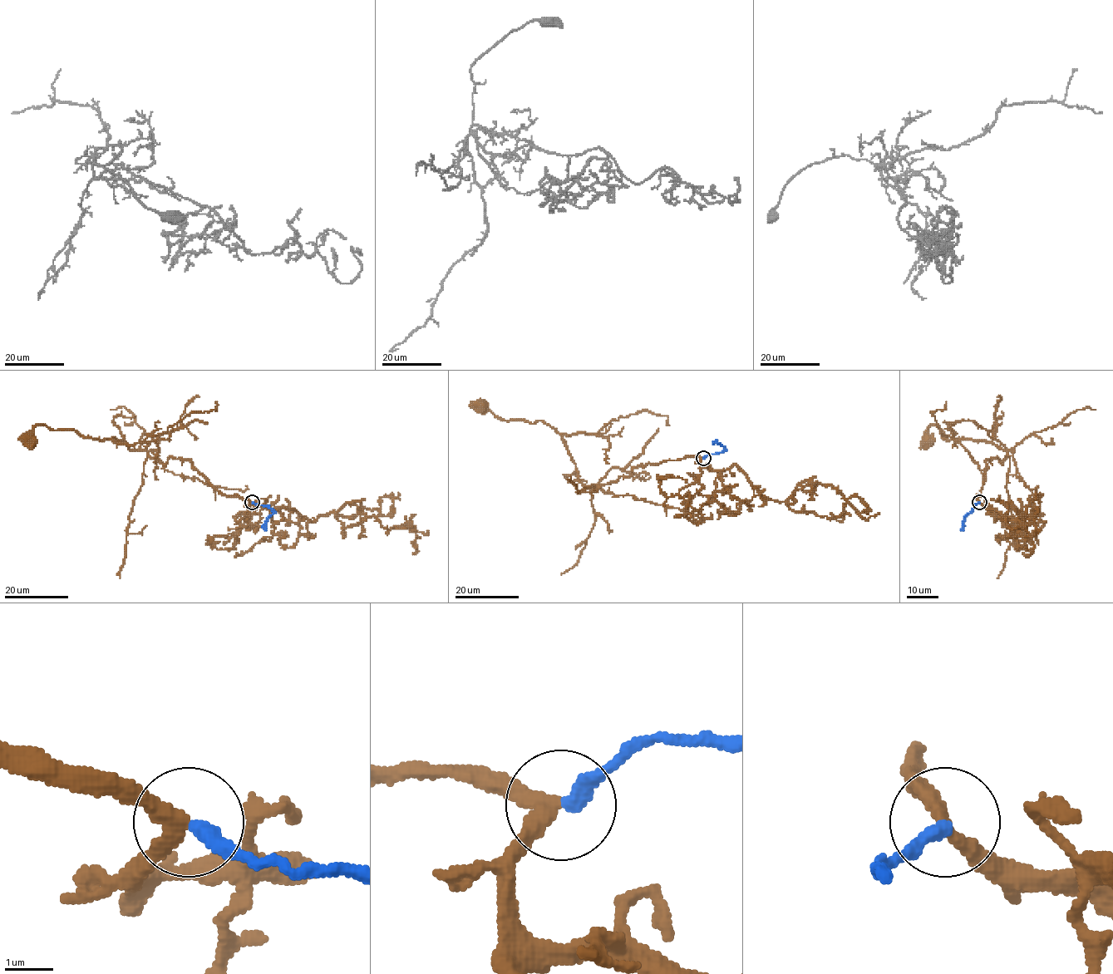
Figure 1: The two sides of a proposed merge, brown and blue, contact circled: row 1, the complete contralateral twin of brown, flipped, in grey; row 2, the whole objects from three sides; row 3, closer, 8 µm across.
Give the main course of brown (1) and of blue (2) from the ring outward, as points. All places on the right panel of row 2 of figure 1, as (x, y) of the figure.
1: (979, 502), (986, 460), (1002, 463), (1008, 450), (944, 440), (936, 425), (927, 440)
2: (979, 502), (964, 519), (962, 531)

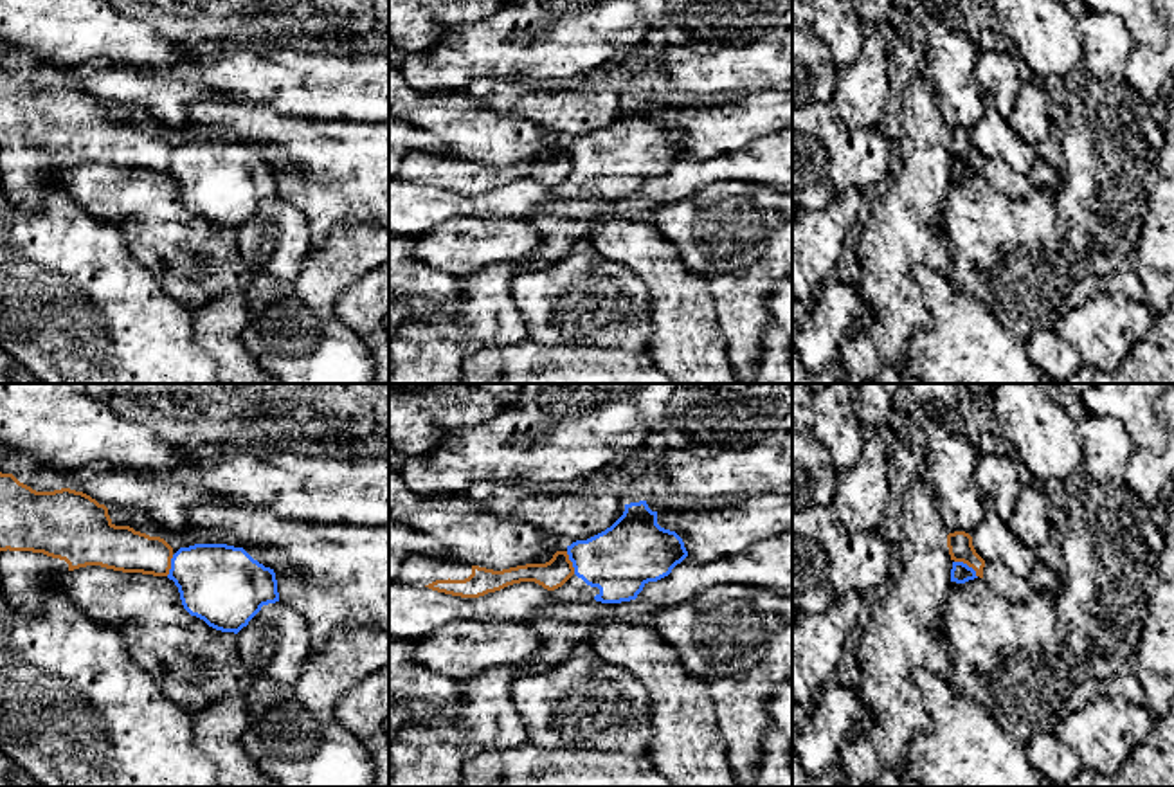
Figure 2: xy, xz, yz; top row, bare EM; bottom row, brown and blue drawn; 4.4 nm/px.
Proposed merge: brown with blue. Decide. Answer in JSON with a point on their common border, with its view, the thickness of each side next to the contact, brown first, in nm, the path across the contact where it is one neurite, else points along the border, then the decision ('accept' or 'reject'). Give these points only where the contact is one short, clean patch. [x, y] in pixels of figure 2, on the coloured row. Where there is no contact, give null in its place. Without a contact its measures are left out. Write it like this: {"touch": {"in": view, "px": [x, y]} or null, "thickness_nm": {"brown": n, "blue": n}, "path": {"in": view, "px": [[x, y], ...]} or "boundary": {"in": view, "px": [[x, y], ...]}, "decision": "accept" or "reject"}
{"touch": {"in": "yz", "px": [967, 564]}, "thickness_nm": {"brown": 110, "blue": 90}, "boundary": {"in": "yz", "px": [[955, 560], [966, 562], [976, 577]]}, "decision": "reject"}

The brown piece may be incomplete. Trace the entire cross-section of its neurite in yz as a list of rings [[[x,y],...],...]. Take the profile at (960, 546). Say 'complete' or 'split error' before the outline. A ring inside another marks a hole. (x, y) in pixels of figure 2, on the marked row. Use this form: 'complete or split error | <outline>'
complete | [[[954,531],[947,535],[947,547],[951,560],[963,562],[976,571],[976,576],[983,578],[985,560],[976,553],[972,537],[965,531]]]

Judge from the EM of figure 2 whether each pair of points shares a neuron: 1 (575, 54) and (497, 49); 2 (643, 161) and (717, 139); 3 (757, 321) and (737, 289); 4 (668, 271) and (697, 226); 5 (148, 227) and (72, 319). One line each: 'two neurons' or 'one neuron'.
1: one neuron
2: two neurons
3: one neuron
4: two neurons
5: two neurons

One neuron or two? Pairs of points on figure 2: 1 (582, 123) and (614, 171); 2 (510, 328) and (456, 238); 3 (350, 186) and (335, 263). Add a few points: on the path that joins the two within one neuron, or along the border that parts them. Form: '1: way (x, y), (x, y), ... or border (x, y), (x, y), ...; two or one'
1: border (623, 108), (604, 126), (573, 139); two
2: border (517, 260), (492, 263), (460, 280); two
3: border (370, 222), (350, 222), (337, 227), (314, 251); two

